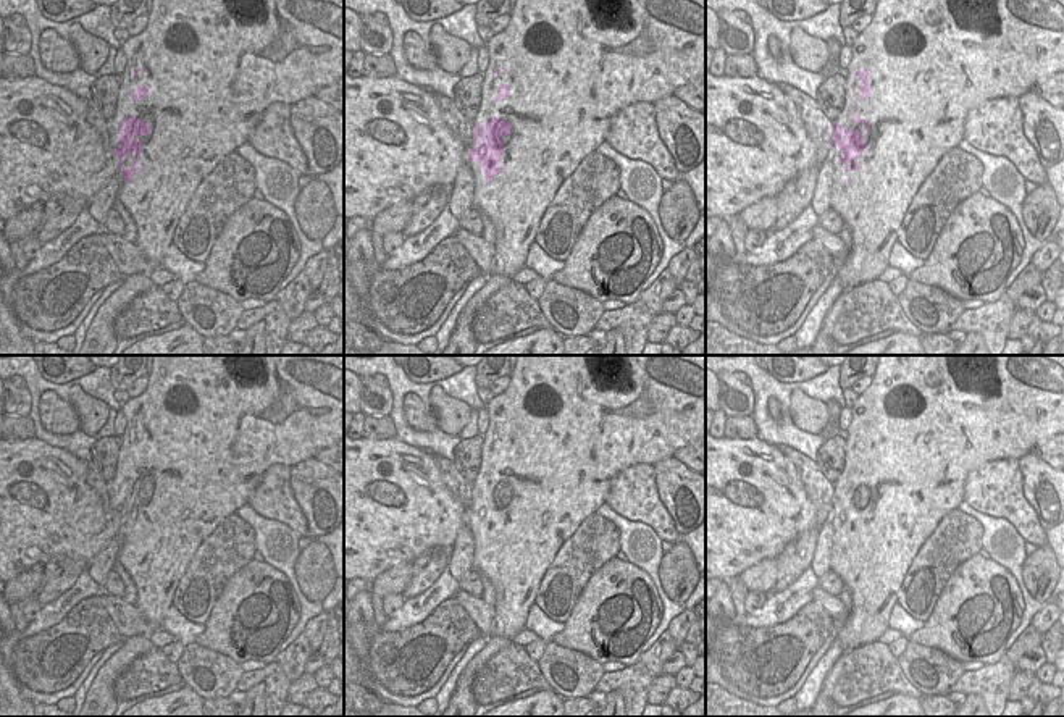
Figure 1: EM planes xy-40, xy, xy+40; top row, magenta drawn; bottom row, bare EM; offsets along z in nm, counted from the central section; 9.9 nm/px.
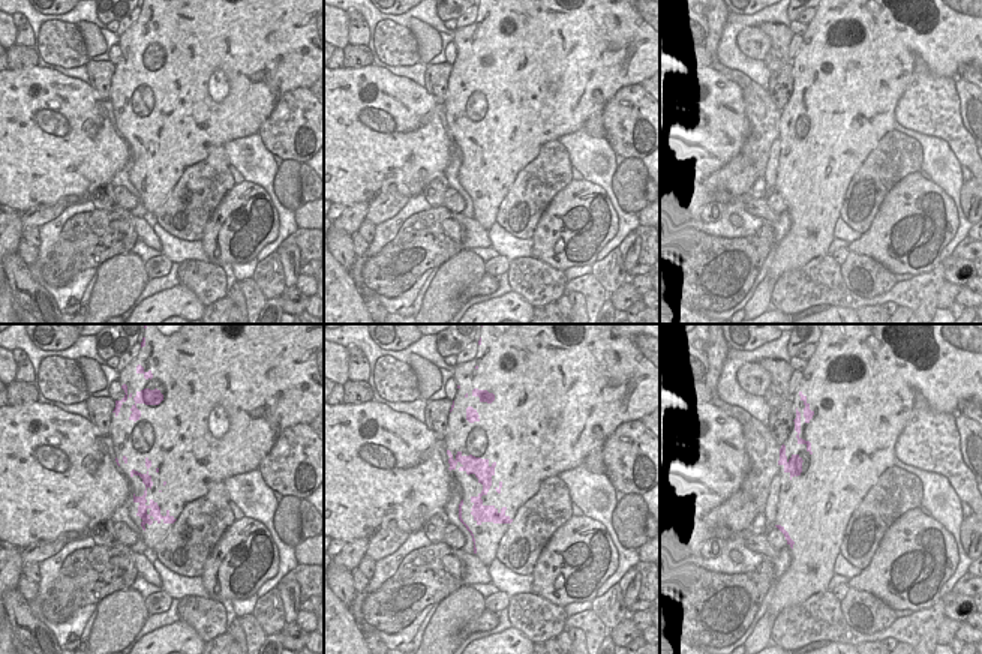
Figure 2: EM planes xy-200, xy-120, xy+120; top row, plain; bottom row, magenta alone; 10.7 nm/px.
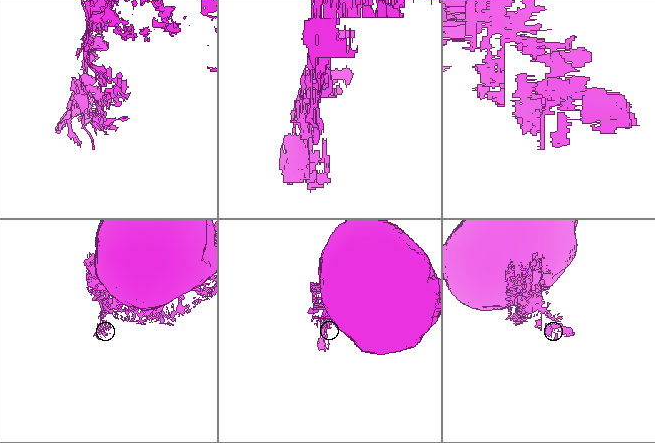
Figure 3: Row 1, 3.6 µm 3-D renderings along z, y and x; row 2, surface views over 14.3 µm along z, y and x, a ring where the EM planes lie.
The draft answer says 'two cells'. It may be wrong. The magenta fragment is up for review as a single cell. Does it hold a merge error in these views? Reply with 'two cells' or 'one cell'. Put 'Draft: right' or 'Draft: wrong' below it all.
one cell
Draft: wrong

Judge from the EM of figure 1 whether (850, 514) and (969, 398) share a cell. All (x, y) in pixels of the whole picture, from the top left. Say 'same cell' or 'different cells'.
same cell

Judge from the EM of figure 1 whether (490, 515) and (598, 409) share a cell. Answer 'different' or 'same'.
same

